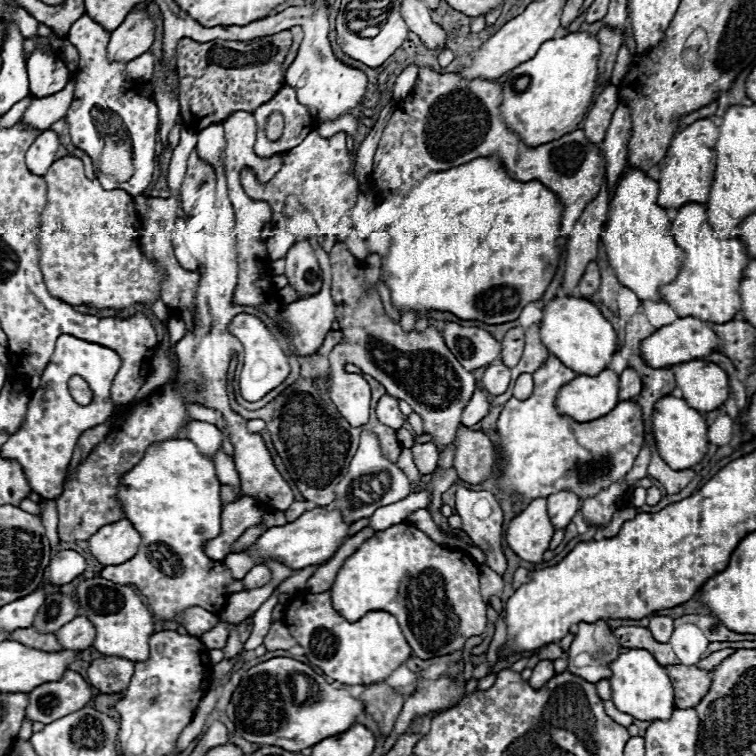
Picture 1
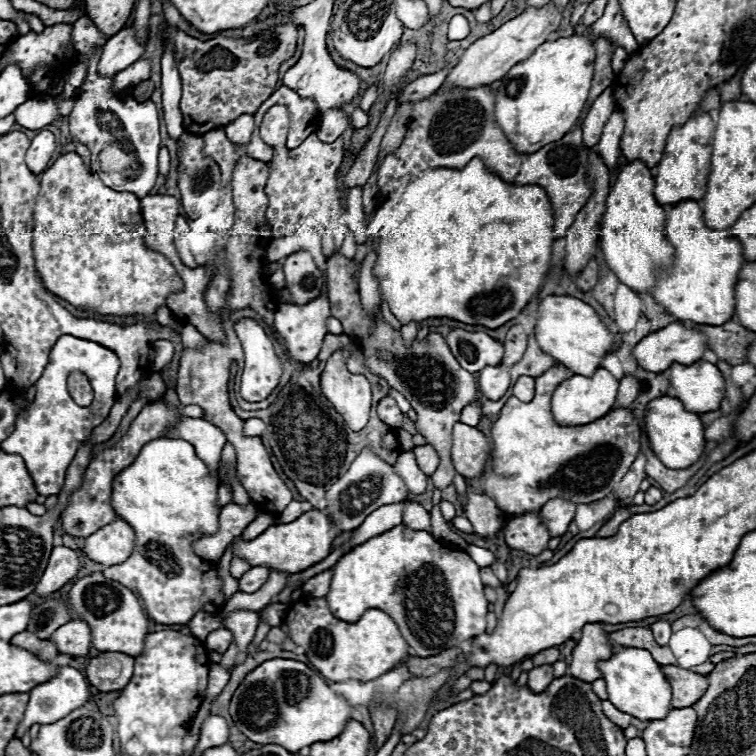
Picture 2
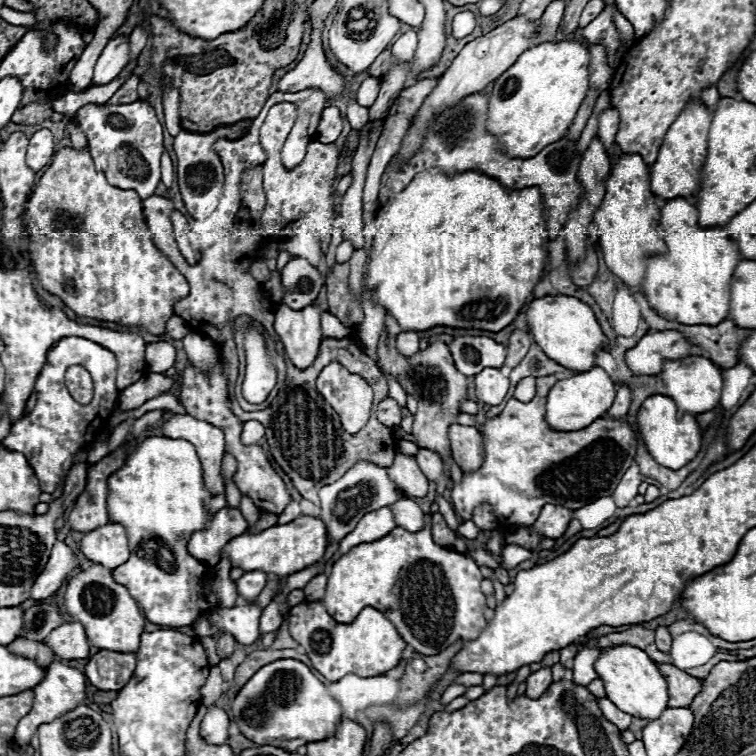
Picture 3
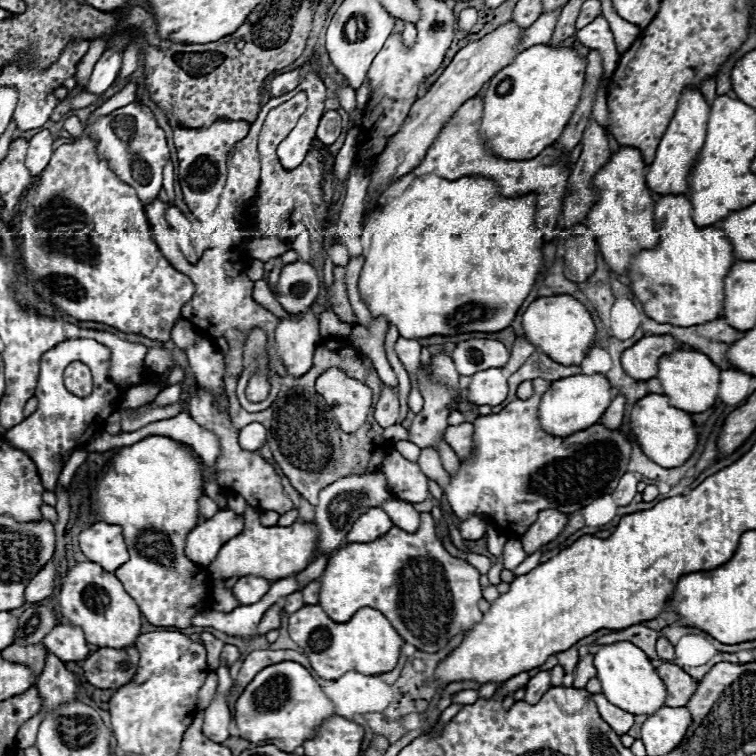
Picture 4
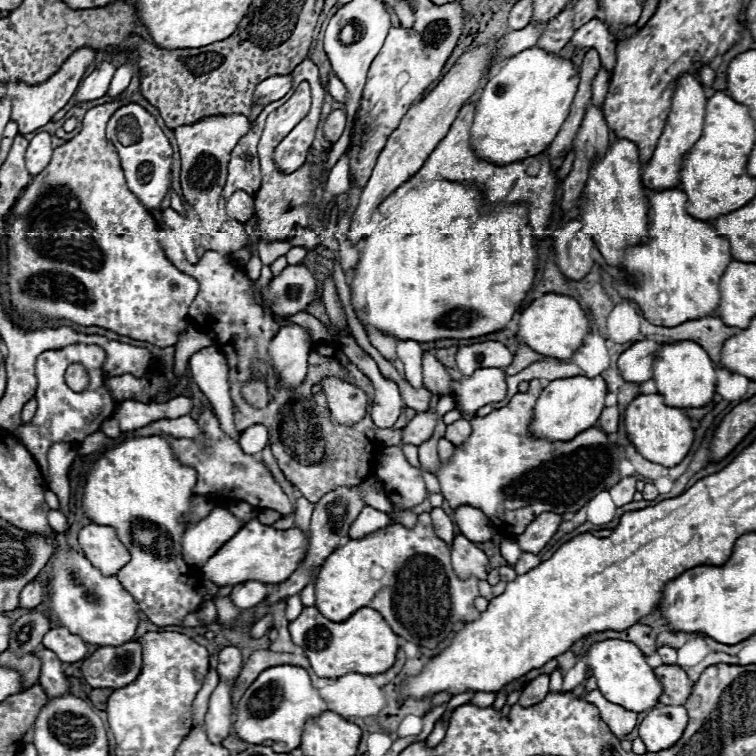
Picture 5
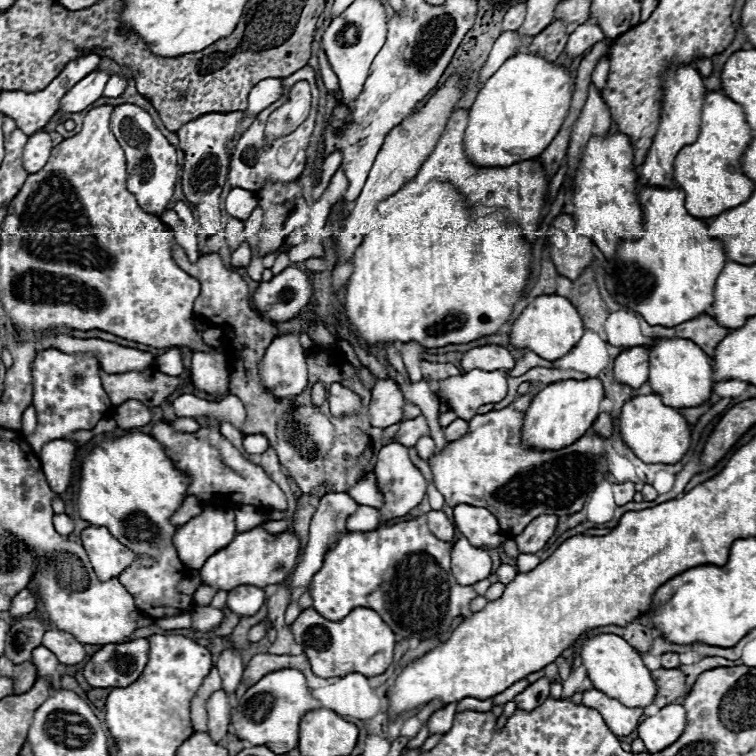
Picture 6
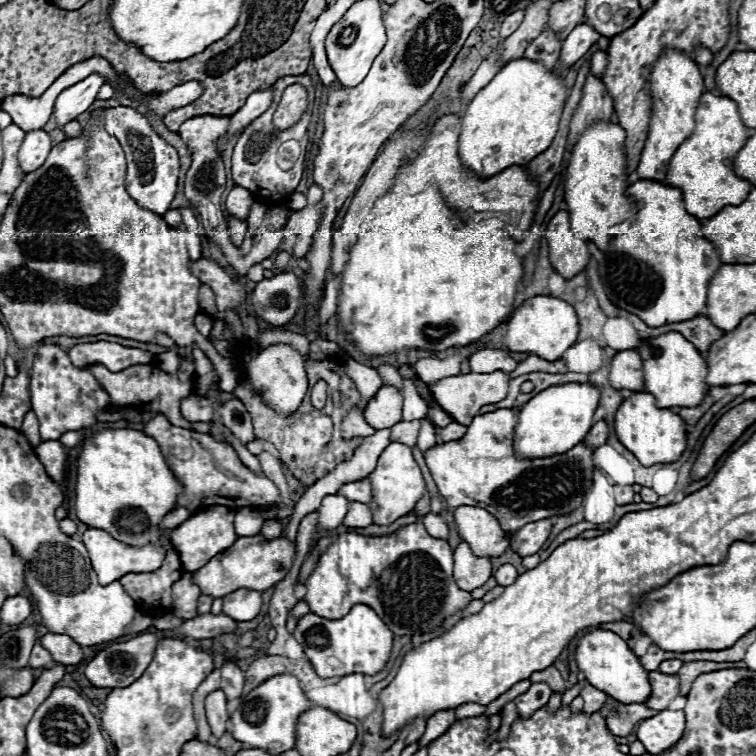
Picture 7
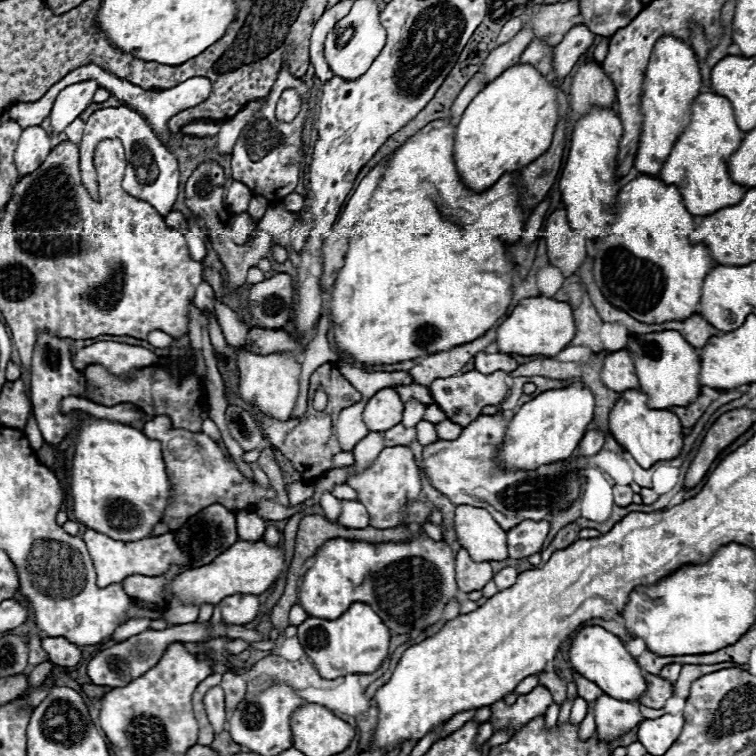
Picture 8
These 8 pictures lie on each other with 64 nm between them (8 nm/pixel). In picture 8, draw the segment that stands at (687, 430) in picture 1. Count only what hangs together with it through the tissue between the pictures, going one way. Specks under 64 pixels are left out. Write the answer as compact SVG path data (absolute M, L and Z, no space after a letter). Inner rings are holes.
M640 390L622 392L620 400L610 412L610 432L618 444L628 450L642 468L650 468L660 460L672 460L680 454L684 444L682 424L676 414L670 410L652 410L648 408L648 396Z

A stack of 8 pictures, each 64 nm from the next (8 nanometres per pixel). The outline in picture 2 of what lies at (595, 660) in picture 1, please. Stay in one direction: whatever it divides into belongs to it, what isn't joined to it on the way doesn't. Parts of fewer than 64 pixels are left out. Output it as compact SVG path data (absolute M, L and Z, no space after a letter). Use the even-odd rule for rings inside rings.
M586 624L582 628L582 636L572 650L570 674L584 682L594 682L602 678L598 670L598 662L606 660L614 654L614 646L608 642L608 634L602 630L602 624Z

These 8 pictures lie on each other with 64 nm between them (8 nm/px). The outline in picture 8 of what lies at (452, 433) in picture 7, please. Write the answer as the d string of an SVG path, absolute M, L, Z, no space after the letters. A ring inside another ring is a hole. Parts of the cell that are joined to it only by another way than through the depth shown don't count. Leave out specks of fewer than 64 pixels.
M450 420L436 424L436 430L438 430L440 440L456 440L462 434L462 428Z

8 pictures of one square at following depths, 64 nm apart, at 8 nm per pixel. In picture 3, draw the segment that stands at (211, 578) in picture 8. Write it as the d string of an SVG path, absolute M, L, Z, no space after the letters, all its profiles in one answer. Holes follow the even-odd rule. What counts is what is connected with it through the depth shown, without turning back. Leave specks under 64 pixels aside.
M242 494L242 498L240 498L240 510L242 510L242 514L246 516L248 526L252 526L252 524L258 520L258 516L260 516L260 510L258 510L258 508L250 502L250 498L244 496L244 494ZM300 516L290 524L277 524L258 534L242 534L232 538L224 546L222 556L228 556L230 564L240 566L244 572L264 570L266 574L290 576L294 572L300 572L316 564L324 556L326 546L328 546L328 536L324 522L318 516Z

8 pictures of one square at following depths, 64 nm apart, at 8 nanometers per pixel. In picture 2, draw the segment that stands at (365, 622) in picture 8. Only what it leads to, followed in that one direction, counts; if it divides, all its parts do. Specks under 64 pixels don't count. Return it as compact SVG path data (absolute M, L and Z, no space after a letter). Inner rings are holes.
M300 598L290 606L284 622L290 638L306 650L312 666L332 682L346 682L346 678L368 682L370 678L380 678L396 668L408 654L408 644L398 626L382 610L366 610L358 622L350 624L330 612L326 598Z

